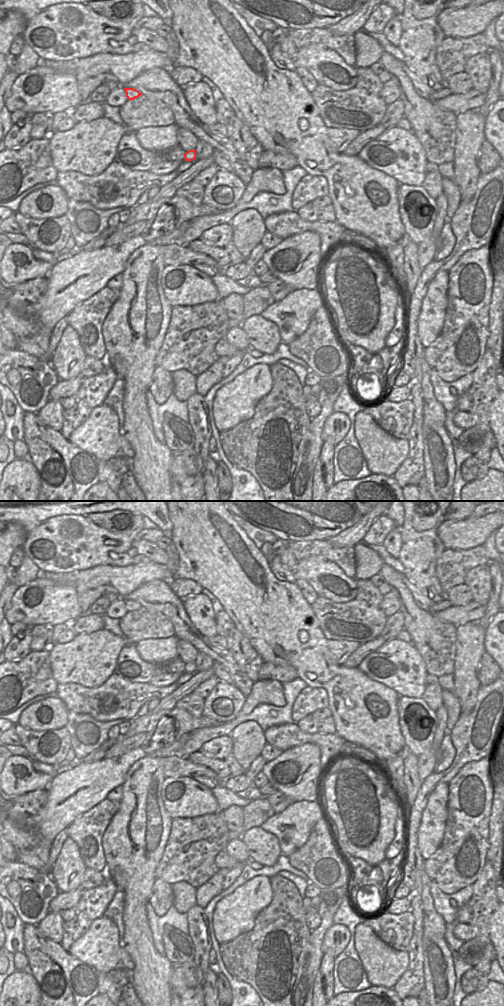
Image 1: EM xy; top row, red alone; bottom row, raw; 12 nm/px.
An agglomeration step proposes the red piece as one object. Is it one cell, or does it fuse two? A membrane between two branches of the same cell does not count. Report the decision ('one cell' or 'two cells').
one cell

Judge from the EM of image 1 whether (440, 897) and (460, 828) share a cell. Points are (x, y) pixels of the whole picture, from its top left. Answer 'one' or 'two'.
two

